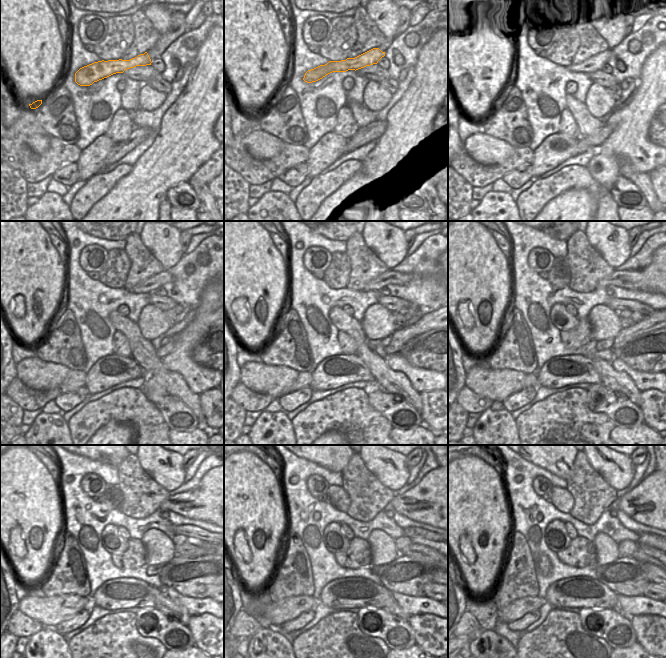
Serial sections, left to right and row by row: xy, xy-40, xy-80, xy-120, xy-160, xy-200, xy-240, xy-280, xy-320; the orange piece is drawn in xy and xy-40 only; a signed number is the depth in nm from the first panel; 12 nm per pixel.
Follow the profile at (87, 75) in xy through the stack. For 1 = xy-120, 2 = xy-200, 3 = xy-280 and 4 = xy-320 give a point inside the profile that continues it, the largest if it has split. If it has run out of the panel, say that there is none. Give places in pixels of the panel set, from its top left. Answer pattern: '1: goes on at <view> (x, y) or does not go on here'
1: goes on at xy-120 (151, 284)
2: goes on at xy-200 (651, 279)
3: goes on at xy-280 (427, 502)
4: goes on at xy-320 (651, 503)

